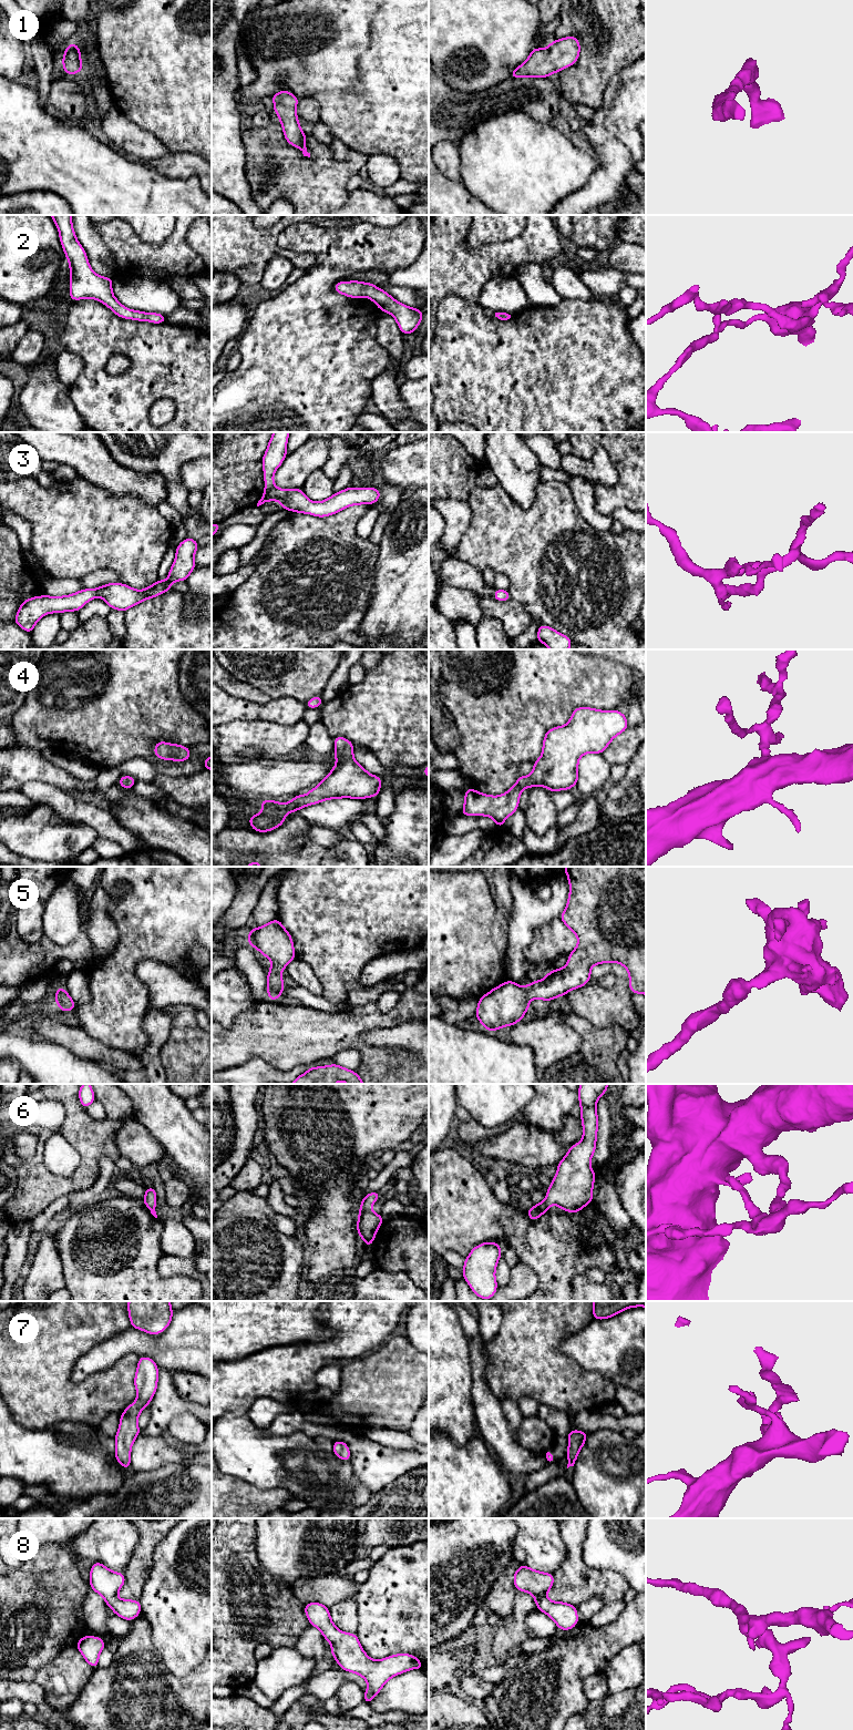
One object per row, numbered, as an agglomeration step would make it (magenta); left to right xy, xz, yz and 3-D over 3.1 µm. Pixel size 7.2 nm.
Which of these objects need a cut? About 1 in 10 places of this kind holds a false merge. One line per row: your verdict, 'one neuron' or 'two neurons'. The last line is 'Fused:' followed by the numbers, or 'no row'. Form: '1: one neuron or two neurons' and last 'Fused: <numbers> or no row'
1: one neuron
2: one neuron
3: one neuron
4: one neuron
5: one neuron
6: one neuron
7: one neuron
8: one neuron
Fused: no row

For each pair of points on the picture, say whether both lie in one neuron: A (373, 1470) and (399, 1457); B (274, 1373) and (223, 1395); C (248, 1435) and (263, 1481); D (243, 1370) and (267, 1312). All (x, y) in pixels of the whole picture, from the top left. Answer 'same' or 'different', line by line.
A: same
B: same
C: same
D: different

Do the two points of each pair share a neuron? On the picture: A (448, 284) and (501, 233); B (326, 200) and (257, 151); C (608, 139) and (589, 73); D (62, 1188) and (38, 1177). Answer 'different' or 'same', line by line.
A: different
B: same
C: different
D: same

